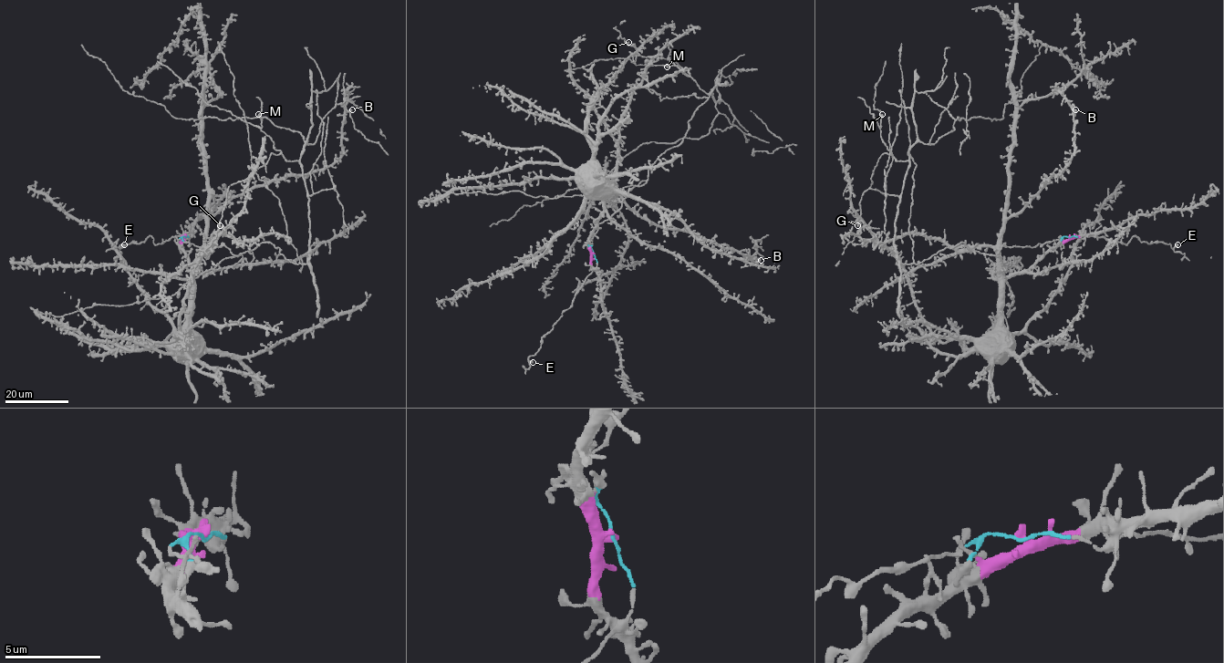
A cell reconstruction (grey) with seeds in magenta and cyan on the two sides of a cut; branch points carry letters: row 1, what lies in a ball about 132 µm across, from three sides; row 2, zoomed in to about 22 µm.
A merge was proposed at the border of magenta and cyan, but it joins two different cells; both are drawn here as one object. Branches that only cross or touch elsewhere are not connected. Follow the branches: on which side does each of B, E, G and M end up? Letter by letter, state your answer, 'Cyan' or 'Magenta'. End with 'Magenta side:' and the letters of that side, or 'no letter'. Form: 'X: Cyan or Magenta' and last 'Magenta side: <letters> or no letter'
B: Magenta
E: Cyan
G: Cyan
M: Cyan
Magenta side: B

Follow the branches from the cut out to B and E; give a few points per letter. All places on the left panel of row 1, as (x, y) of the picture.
B: (184, 236), (180, 244), (193, 276), (205, 222), (255, 187), (329, 166), (342, 153), (341, 122), (352, 109)
E: (184, 236), (171, 237), (155, 244), (150, 235), (144, 242), (132, 242), (124, 245)

